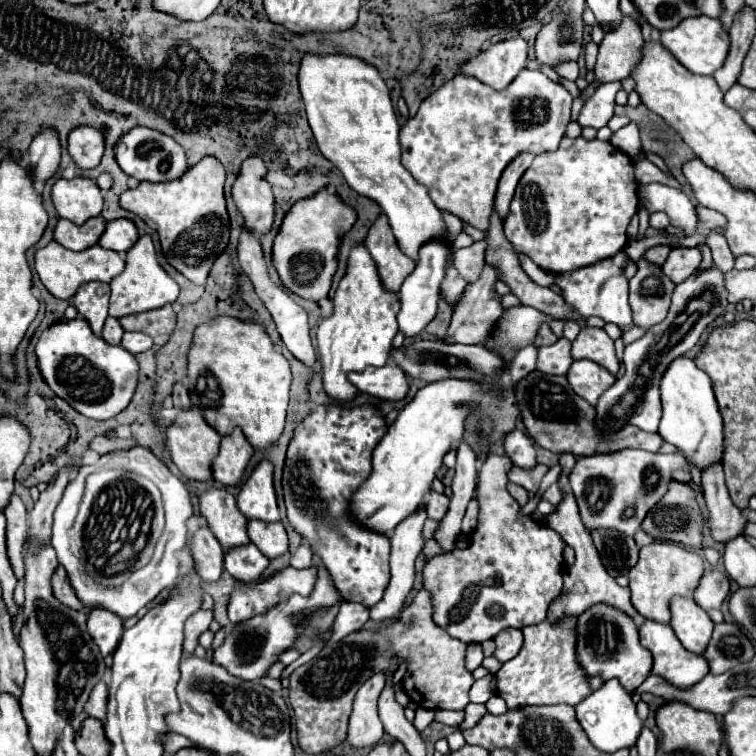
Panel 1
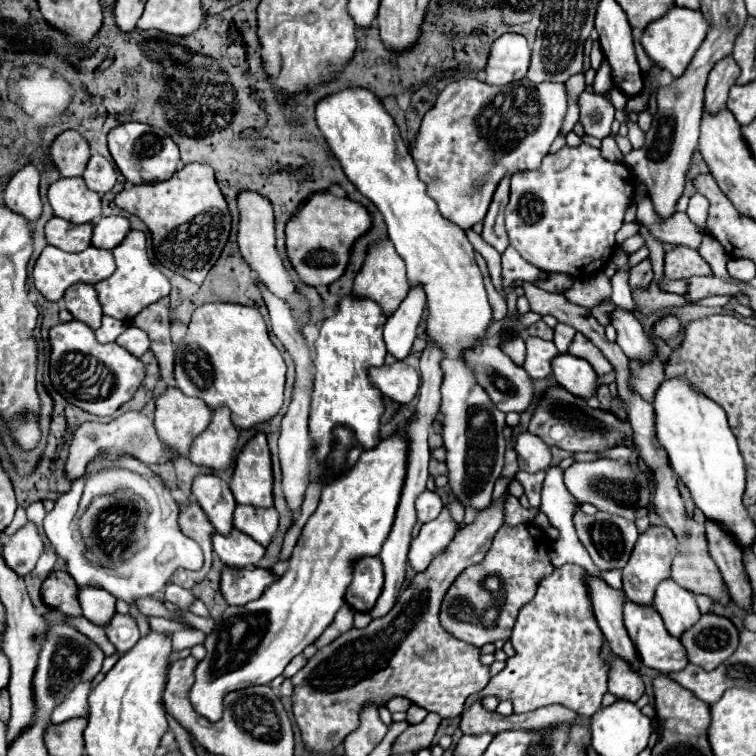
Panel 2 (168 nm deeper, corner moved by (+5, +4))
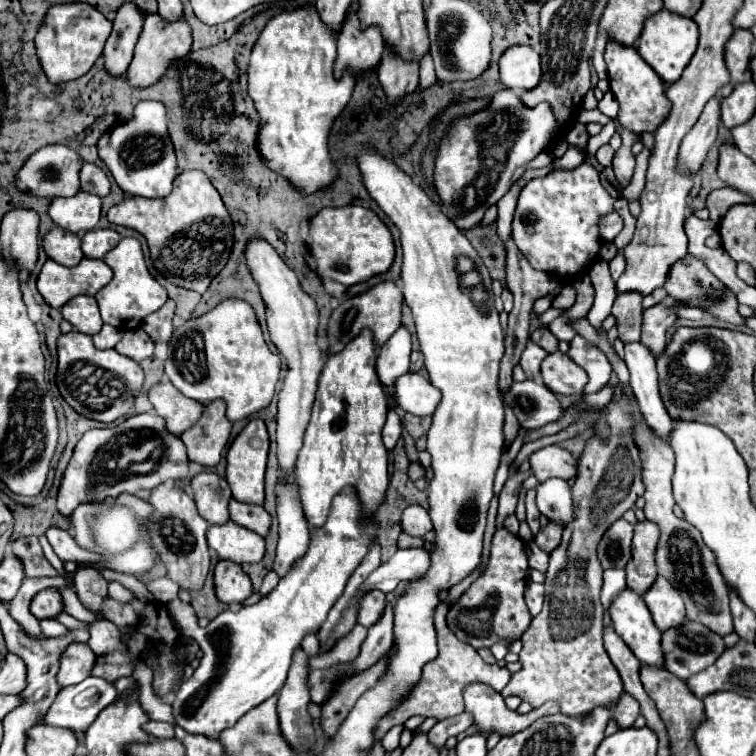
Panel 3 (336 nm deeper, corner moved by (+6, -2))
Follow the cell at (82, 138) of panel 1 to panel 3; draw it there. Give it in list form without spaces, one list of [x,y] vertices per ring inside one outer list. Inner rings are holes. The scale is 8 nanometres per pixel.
[[[47,145],[35,151],[17,175],[17,187],[35,197],[73,197],[79,191],[79,169],[83,157],[67,145]]]

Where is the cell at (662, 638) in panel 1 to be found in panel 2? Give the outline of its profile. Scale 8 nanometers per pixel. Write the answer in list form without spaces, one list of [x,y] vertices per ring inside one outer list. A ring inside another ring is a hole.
[[[626,599],[624,601],[624,625],[638,651],[640,661],[646,667],[652,667],[660,673],[674,673],[688,665],[684,647],[680,645],[680,641],[676,637],[668,637],[668,633],[664,629],[664,621],[660,621],[660,615],[656,613],[656,609],[652,605],[636,605]]]

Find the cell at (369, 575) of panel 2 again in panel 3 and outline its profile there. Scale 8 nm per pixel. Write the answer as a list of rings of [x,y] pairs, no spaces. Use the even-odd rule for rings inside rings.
[[[371,589],[365,591],[357,603],[357,623],[361,623],[363,627],[371,627],[371,623],[375,623],[375,619],[379,619],[379,615],[383,613],[385,607],[385,593],[379,589]]]

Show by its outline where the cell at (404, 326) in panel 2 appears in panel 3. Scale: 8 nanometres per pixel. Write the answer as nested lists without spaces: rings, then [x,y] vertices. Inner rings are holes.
[[[401,325],[385,345],[379,349],[379,359],[377,359],[377,375],[381,383],[385,385],[385,395],[389,405],[395,405],[393,399],[393,383],[399,375],[409,371],[409,355],[411,355],[411,333],[407,331],[405,325]]]

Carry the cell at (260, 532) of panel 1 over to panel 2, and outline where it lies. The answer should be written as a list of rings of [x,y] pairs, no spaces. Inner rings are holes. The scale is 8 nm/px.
[[[236,505],[234,527],[256,539],[260,545],[268,547],[278,529],[278,513],[274,507],[256,509],[250,505]]]

